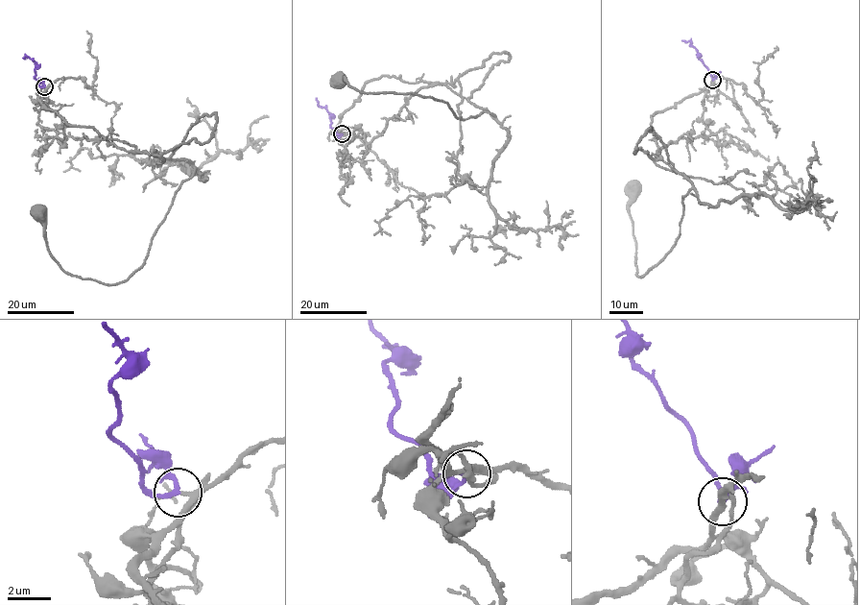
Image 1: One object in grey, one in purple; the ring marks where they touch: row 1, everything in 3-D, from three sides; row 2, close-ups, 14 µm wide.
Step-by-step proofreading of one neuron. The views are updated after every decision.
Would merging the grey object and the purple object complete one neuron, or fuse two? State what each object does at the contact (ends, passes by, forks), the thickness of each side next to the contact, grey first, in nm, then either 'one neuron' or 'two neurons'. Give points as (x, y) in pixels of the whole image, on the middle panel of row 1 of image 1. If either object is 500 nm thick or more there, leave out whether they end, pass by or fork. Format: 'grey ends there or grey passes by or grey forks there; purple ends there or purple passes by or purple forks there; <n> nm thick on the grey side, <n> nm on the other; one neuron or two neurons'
grey passes by; purple forks there; 240 nm thick on the grey side, 160 nm on the other; one neuron

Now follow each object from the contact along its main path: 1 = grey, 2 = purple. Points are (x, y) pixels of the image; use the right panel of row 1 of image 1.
1: (712, 80), (651, 116), (656, 156), (692, 184), (682, 197), (676, 244), (639, 277), (629, 206), (635, 190)
2: (712, 80), (690, 40), (681, 40)

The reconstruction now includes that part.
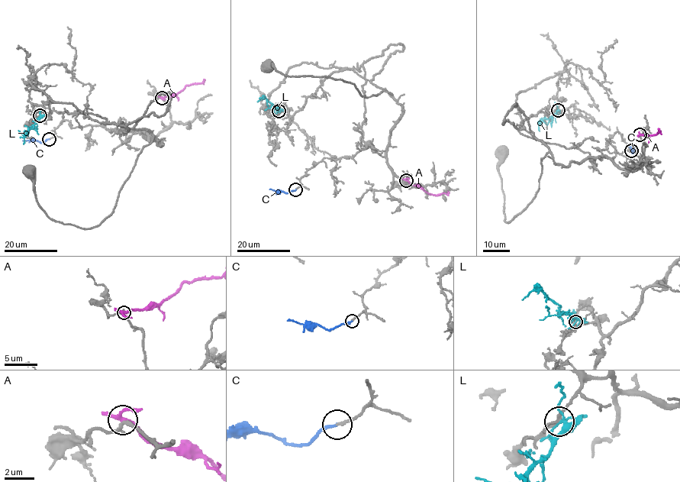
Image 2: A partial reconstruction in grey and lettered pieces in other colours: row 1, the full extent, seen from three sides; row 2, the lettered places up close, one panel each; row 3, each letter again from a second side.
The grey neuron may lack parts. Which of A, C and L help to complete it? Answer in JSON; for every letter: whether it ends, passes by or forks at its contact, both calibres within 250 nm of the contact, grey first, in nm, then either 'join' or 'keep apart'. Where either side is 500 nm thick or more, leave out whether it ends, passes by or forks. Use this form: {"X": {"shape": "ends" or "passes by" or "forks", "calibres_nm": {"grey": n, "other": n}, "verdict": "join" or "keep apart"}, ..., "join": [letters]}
{"A": {"shape": "forks", "calibres_nm": {"grey": 240, "other": 260}, "verdict": "keep apart"}, "C": {"shape": "ends", "calibres_nm": {"grey": 190, "other": 200}, "verdict": "join"}, "L": {"shape": "forks", "calibres_nm": {"grey": 170, "other": 220}, "verdict": "keep apart"}, "join": ["C"]}

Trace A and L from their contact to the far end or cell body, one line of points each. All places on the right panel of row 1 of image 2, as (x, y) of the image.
A: (639, 134), (654, 135), (660, 131), (658, 128)
L: (558, 110), (552, 117), (539, 124), (539, 131)

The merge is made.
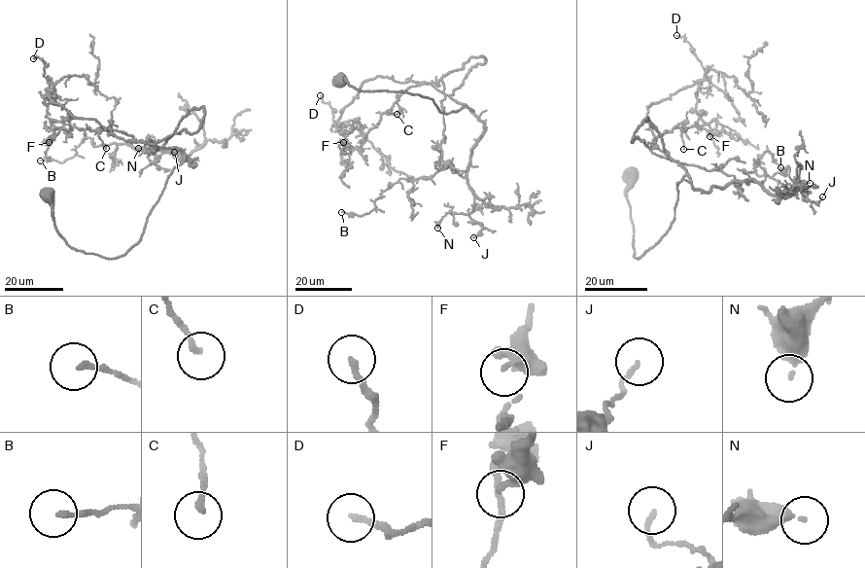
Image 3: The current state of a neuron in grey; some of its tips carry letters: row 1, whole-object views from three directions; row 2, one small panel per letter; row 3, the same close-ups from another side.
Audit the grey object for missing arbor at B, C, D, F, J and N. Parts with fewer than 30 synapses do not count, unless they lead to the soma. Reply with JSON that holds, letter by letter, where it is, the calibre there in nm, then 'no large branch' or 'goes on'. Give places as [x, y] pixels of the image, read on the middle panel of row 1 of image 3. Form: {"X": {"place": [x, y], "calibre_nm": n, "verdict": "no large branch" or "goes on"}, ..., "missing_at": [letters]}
{"B": {"place": [341, 212], "calibre_nm": 170, "verdict": "no large branch"}, "C": {"place": [397, 114], "calibre_nm": 160, "verdict": "no large branch"}, "D": {"place": [320, 95], "calibre_nm": 180, "verdict": "no large branch"}, "F": {"place": [343, 142], "calibre_nm": 280, "verdict": "no large branch"}, "J": {"place": [473, 237], "calibre_nm": 130, "verdict": "no large branch"}, "N": {"place": [437, 228], "calibre_nm": 320, "verdict": "no large branch"}, "missing_at": []}

